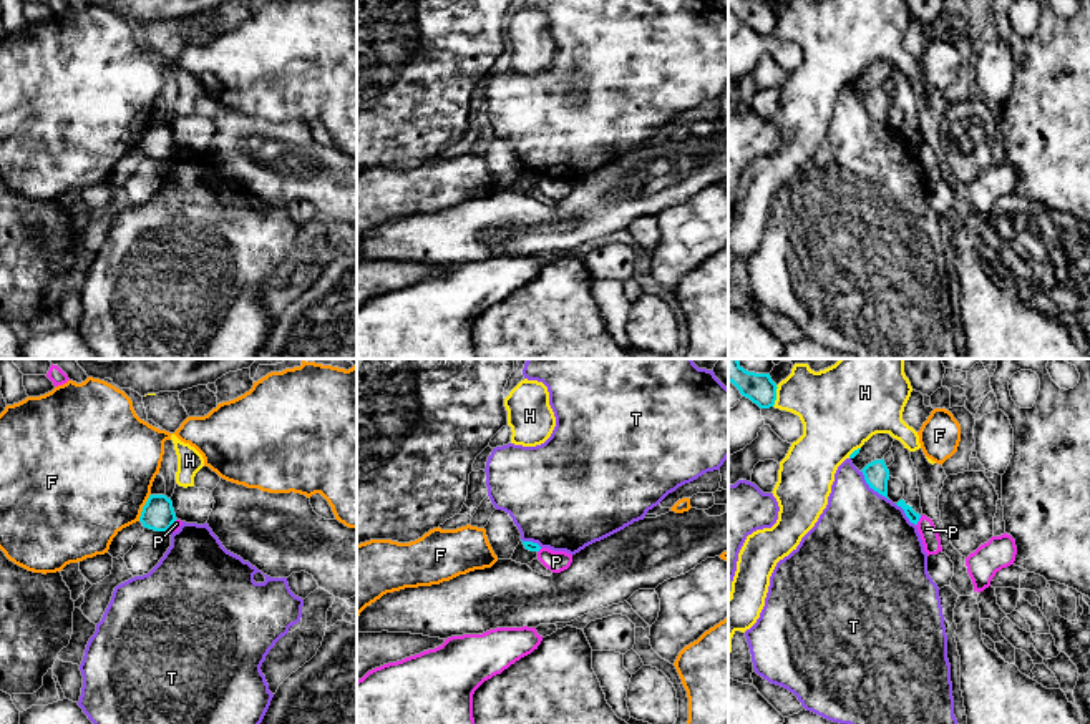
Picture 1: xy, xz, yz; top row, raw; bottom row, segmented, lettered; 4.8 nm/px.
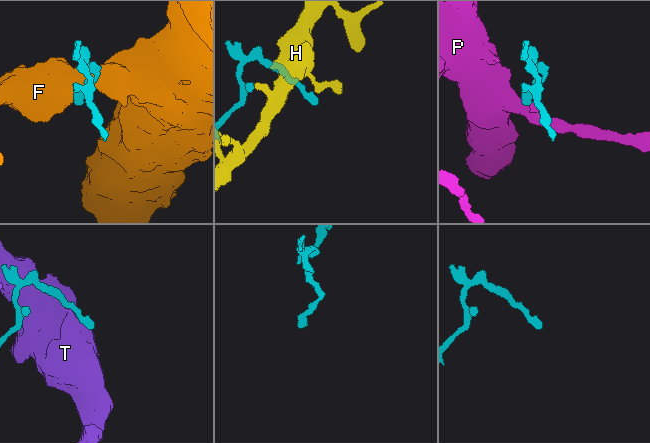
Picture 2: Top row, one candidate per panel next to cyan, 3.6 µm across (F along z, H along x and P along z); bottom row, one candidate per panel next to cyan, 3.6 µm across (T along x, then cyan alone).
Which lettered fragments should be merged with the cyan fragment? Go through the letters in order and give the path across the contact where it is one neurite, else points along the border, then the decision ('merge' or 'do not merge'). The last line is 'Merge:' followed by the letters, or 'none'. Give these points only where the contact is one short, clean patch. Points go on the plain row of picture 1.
F: along xy (150, 122), (138, 148) | do not merge
H: do not merge
P: along yz (921, 143), (916, 153) | do not merge
T: do not merge
Merge: none

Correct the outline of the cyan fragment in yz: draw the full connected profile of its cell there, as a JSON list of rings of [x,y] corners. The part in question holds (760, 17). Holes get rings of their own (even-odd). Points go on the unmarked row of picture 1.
[[[728,0],[728,10],[732,10],[743,25],[750,27],[760,37],[770,37],[775,33],[778,15],[770,2]]]

